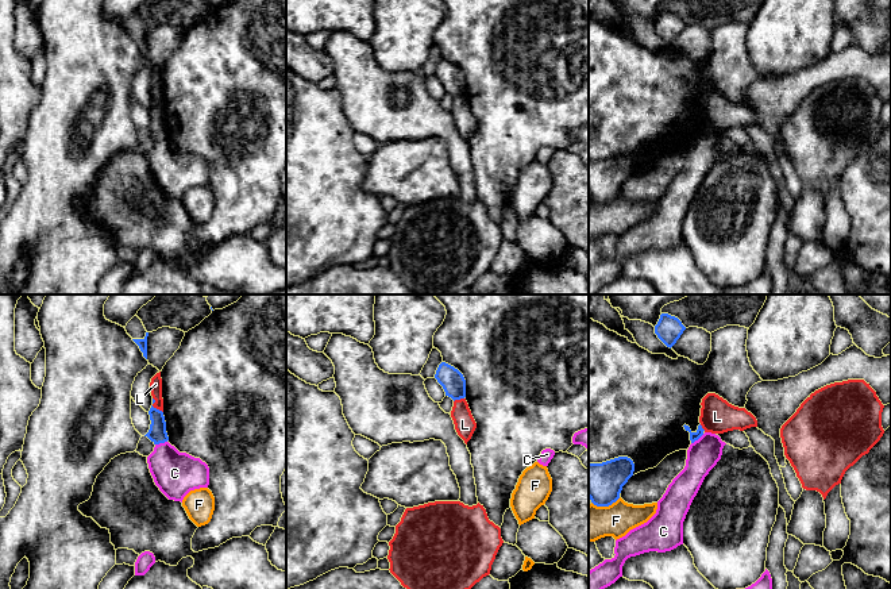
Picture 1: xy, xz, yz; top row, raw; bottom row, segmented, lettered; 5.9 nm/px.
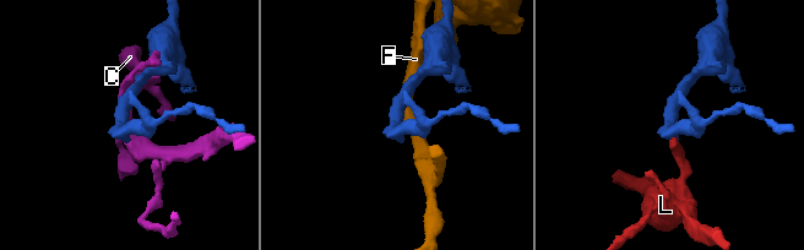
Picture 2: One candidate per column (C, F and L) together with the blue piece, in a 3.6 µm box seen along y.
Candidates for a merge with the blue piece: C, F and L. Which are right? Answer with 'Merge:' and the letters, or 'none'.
Merge: none

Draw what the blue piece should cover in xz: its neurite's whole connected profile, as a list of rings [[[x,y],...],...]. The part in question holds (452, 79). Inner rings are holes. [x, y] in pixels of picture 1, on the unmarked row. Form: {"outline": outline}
{"outline": [[[441,59],[436,68],[435,76],[443,84],[446,93],[454,99],[466,95],[466,77],[454,63]]]}

